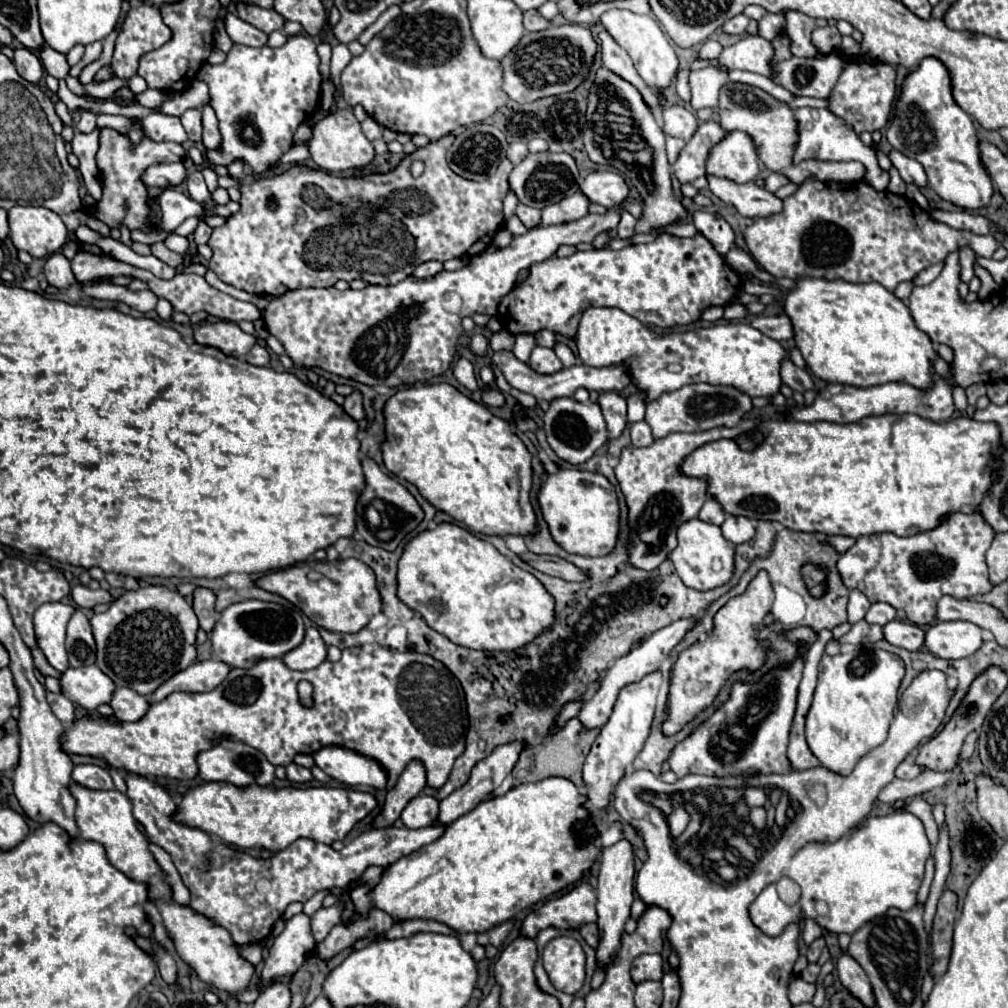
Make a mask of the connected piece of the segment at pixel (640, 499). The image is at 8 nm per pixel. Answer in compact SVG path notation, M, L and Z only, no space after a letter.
M741 421L733 429L711 429L703 433L671 433L663 439L655 439L649 447L625 447L621 451L619 463L615 467L615 477L619 481L621 493L625 495L627 503L627 525L631 525L633 531L629 531L629 565L653 571L659 567L665 559L669 559L671 551L677 547L677 529L687 519L695 519L701 505L705 503L705 489L707 483L703 479L685 477L679 473L681 461L697 447L715 441L715 439L735 439L743 449L753 449L755 443L761 441L759 433L755 431L753 421Z

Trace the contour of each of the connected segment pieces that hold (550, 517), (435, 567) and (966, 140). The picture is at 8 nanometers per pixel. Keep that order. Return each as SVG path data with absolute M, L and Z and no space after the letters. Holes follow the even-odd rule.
M559 469L545 477L537 501L553 541L567 553L599 557L613 551L619 531L619 503L615 487L603 475L581 469Z
M439 523L435 529L425 529L423 533L407 541L407 545L403 547L403 555L399 559L397 597L405 605L413 607L413 611L421 613L431 629L439 631L455 645L463 645L469 649L515 651L553 625L555 601L545 591L545 587L529 571L523 571L517 565L513 565L491 543L475 537L467 529L453 523ZM507 607L517 607L523 613L523 617L509 619Z
M927 57L927 59L923 59L923 63L919 65L917 71L909 73L909 77L903 83L901 97L897 99L897 105L895 105L895 119L889 123L885 137L893 145L893 149L901 151L903 155L907 155L923 165L927 179L929 179L929 187L941 199L945 199L961 209L983 209L989 205L989 201L993 197L993 183L979 159L977 131L973 127L971 117L953 101L949 71L945 69L945 65L941 61Z

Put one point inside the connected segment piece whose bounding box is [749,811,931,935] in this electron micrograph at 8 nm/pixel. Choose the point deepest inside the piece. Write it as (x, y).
(880, 865)

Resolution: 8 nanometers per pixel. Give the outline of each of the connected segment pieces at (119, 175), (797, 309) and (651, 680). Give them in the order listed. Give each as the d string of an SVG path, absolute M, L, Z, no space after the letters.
M101 129L101 147L97 153L97 167L101 171L101 185L103 185L103 199L95 205L93 215L107 223L109 227L119 227L119 225L127 225L129 229L143 229L147 231L149 221L147 221L147 213L149 213L149 195L147 195L147 187L139 183L141 173L153 165L153 163L171 163L171 161L183 161L185 159L185 149L179 143L155 143L147 137L143 137L143 141L139 145L135 145L131 149L131 141L113 131L113 129Z
M797 277L795 287L787 291L783 313L793 323L795 345L801 351L807 367L823 381L843 383L853 387L873 387L889 381L909 383L917 389L927 389L933 379L935 351L927 333L917 329L907 305L889 293L879 283L849 283L815 277Z
M651 671L639 683L631 683L631 685L623 687L623 691L619 691L619 697L617 697L617 703L615 703L615 709L613 709L609 721L603 725L601 733L597 735L597 739L585 759L583 781L589 789L585 807L593 815L593 819L591 819L593 823L597 823L601 819L603 809L607 807L609 797L613 793L613 787L623 777L623 773L629 769L629 765L633 763L637 753L643 749L643 743L651 731L651 723L655 717L657 693L659 693L661 683L663 683L661 671Z

